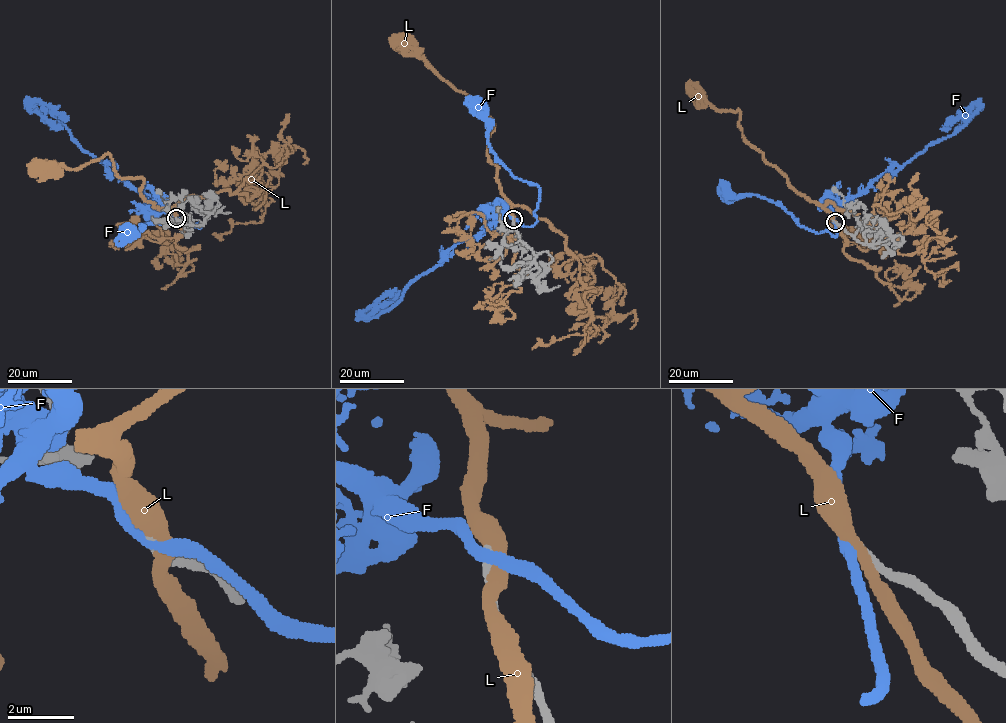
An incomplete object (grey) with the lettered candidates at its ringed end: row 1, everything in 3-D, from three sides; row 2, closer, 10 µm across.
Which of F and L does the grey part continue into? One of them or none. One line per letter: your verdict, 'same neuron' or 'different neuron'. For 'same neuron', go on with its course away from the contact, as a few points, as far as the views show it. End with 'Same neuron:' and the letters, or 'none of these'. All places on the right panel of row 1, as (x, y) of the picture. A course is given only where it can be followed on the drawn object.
F: different neuron
L: same neuron; course (835, 222), (825, 209), (799, 194), (762, 153), (747, 142), (739, 110), (713, 108), (697, 99), (695, 92)
Same neuron: L

